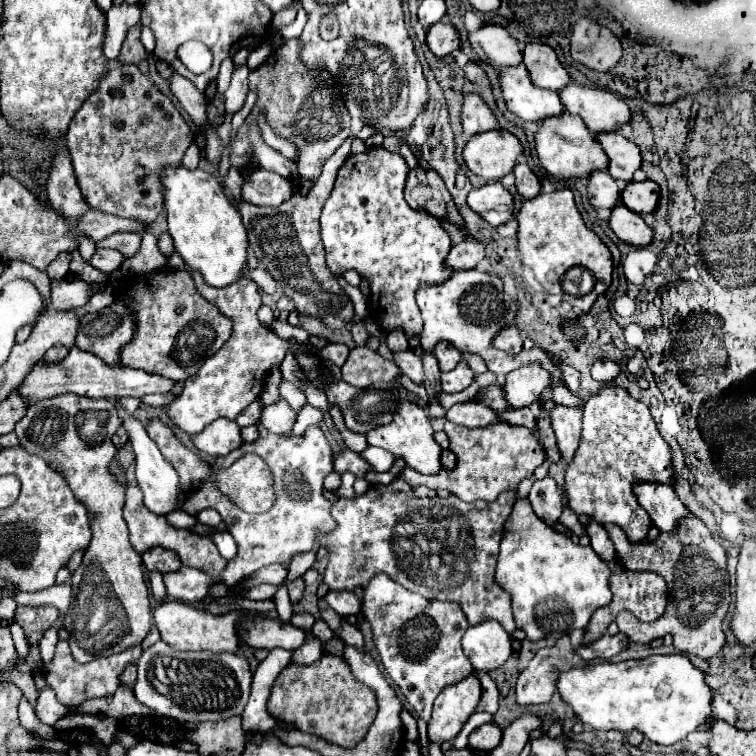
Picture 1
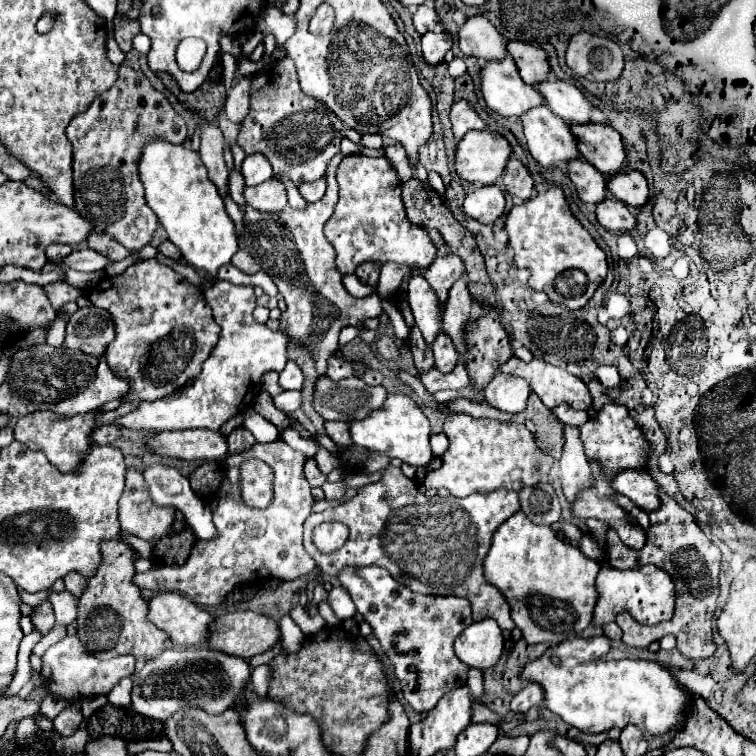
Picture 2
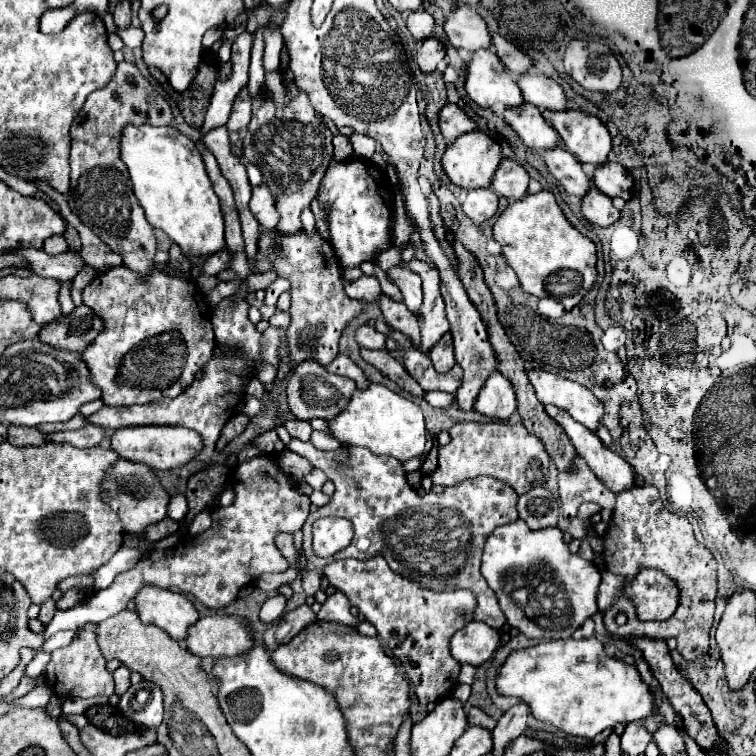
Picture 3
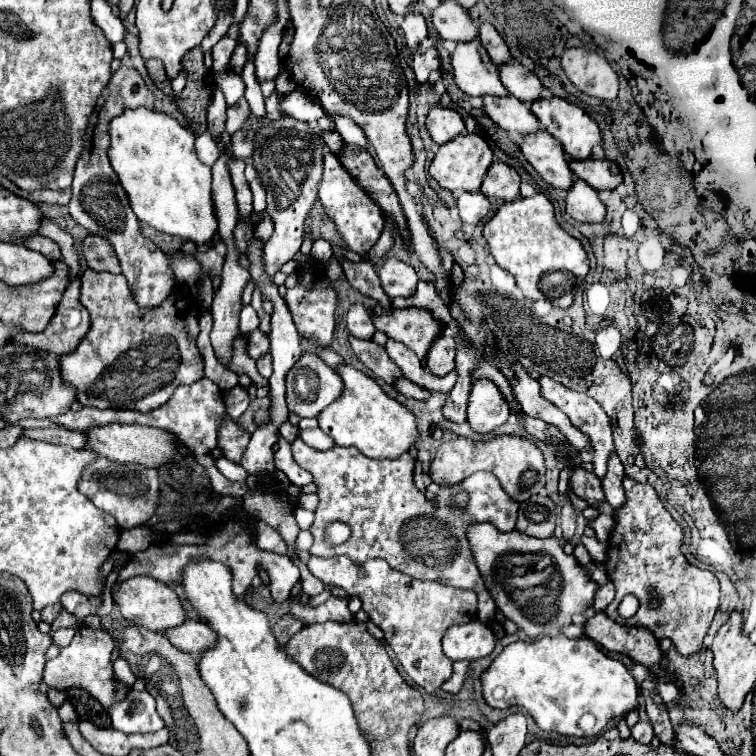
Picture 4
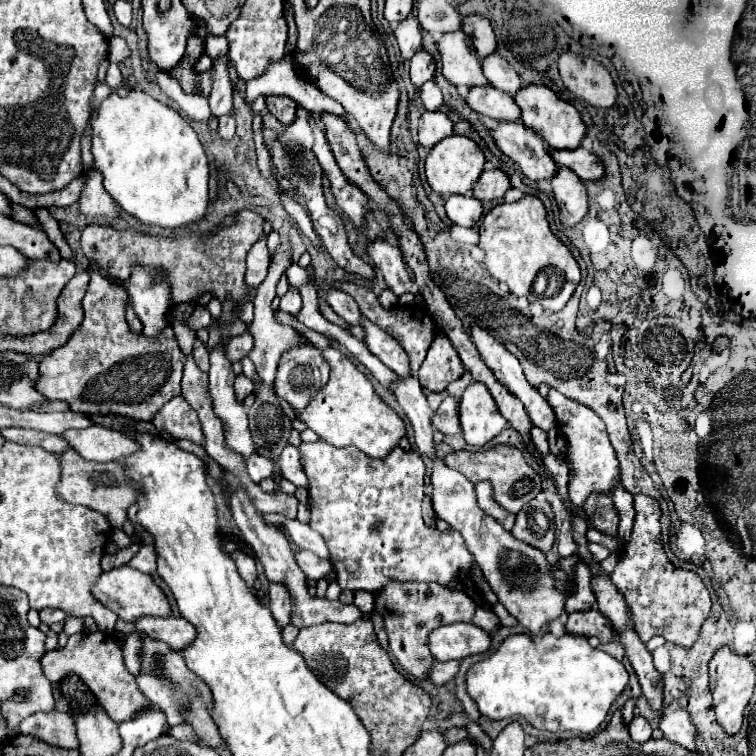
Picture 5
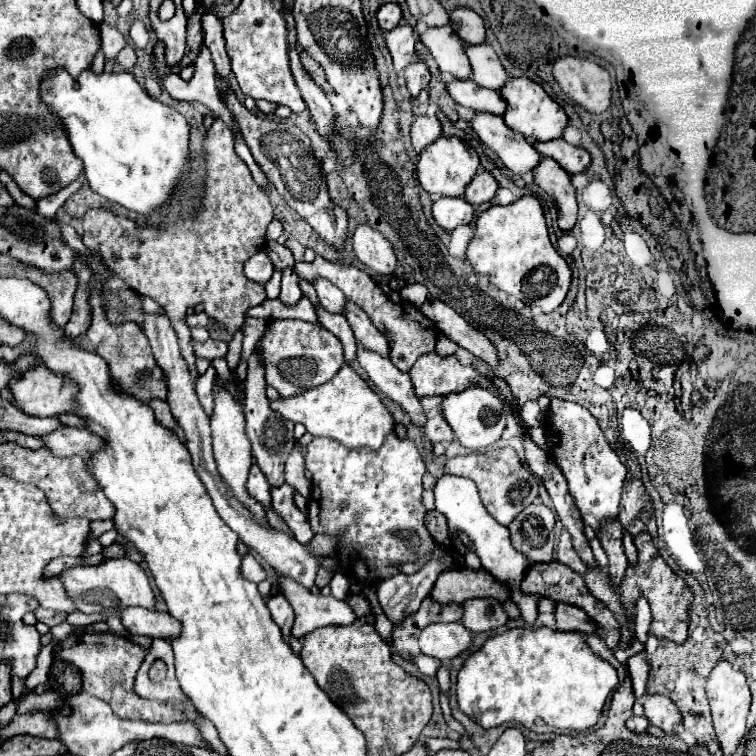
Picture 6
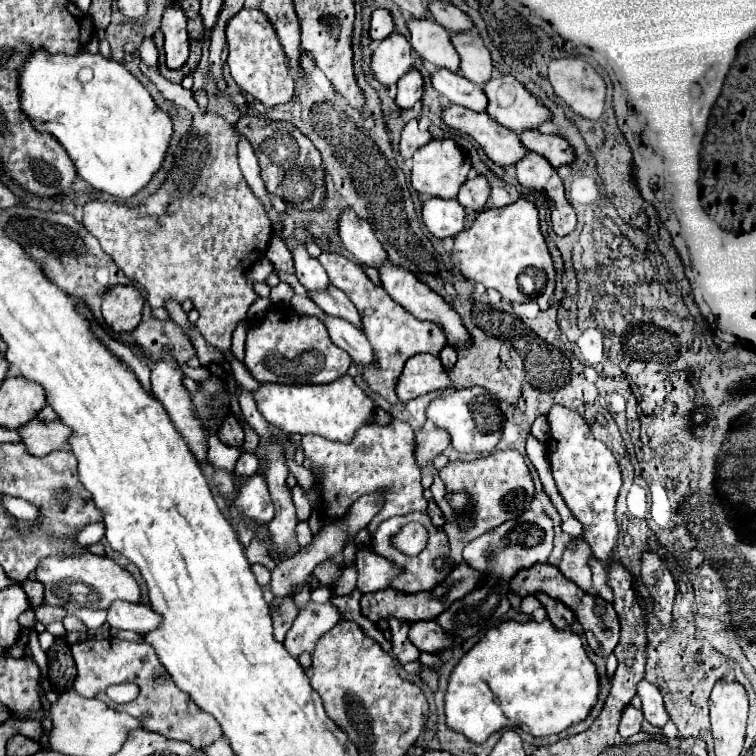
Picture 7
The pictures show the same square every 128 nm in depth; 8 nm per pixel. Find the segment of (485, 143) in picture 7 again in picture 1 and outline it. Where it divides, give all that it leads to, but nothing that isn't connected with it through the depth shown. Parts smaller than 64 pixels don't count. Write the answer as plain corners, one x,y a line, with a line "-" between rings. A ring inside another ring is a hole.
592,172
588,176
588,202
594,208
612,208
620,202
620,186
608,172

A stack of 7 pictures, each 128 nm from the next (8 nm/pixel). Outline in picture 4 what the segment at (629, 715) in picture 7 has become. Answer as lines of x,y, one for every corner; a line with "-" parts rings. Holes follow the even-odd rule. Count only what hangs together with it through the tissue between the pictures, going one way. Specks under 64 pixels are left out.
638,722
634,728
632,728
632,738
640,744
650,744
650,740
654,738
654,730
650,726
650,722

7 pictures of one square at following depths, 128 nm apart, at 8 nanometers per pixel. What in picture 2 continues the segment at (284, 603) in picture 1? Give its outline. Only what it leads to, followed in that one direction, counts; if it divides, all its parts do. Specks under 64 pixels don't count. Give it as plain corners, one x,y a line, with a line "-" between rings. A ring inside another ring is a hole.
290,616
280,618
280,632
282,632
282,652
294,652
306,638
-
256,666
250,674
251,685
258,694
266,694
268,692
268,666

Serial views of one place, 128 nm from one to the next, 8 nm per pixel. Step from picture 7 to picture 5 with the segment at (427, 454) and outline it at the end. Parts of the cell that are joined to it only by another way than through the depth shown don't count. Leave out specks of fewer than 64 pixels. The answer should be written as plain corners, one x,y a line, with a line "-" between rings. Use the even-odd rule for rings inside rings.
448,396
432,416
432,426
442,434
460,434
460,422
456,418
456,398

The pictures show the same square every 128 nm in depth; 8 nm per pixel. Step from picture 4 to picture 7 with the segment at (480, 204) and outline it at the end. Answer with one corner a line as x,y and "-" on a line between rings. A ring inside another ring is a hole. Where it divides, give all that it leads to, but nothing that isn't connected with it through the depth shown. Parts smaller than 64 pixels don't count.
428,198
422,204
422,222
428,232
436,238
452,238
460,230
464,230
464,208
458,200
444,198

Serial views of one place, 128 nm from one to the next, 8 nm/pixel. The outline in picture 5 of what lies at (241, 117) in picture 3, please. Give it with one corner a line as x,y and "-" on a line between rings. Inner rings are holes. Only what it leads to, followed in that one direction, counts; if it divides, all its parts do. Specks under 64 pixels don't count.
234,114
232,116
220,116
218,118
220,120
220,124
218,124
218,136
222,138
222,140
232,140
232,136
234,136
234,130
236,130
236,124
234,124

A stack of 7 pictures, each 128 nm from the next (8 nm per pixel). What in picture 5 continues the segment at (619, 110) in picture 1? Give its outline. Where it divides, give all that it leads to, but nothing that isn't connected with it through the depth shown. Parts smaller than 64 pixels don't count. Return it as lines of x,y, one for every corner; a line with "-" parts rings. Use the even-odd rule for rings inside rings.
496,52
490,56
484,56
480,60
480,66
482,66
482,74
486,76
488,84
506,94
514,94
516,90
520,90
524,86
520,76
516,74
516,70

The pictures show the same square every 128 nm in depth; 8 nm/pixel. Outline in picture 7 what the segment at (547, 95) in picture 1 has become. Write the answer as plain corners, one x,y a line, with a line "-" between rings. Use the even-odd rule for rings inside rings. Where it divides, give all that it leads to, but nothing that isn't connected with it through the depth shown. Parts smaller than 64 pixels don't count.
412,18
408,20
410,30
410,44
412,48
426,58
436,68
448,68
458,72
460,58
448,40
448,30
436,24
430,18

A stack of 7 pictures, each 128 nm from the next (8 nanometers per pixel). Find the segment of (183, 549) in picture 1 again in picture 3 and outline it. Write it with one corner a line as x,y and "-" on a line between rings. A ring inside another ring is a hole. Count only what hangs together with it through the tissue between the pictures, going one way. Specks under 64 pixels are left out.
118,460
112,468
106,470
106,476
100,484
100,498
120,516
124,530
130,534
142,534
146,526
160,522
166,516
170,502
170,496
162,488
154,470
146,464
132,464
128,460

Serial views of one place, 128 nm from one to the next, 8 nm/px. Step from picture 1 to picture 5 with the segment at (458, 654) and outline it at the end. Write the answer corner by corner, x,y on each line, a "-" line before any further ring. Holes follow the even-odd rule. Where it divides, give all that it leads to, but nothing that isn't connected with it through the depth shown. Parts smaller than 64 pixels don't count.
298,550
294,554
294,558
296,558
296,564
302,568
302,572
306,574
308,580
320,580
332,568
332,564
328,560
322,560
314,552
308,552
308,550
-
396,582
376,592
376,612
384,616
384,626
390,640
390,650
404,670
416,678
426,678
434,660
428,652
428,632
442,624
470,622
476,610
474,600
464,590
452,590
440,584
426,582

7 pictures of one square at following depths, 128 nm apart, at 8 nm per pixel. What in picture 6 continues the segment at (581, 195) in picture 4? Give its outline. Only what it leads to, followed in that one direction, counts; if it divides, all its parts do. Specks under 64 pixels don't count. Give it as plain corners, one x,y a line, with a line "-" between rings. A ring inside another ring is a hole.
540,158
538,166
532,170
532,176
534,182
556,200
560,230
570,232
576,224
578,204
568,172
564,172
552,158

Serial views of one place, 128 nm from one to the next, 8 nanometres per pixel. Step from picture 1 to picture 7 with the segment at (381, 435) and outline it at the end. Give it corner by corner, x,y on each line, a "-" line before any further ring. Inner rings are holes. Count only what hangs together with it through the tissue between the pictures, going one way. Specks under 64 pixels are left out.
346,374
336,382
310,386
310,398
304,398
304,384
260,384
258,390
252,392
258,412
284,434
320,434
328,440
348,442
354,432
372,420
374,404
372,400
354,384
354,380

